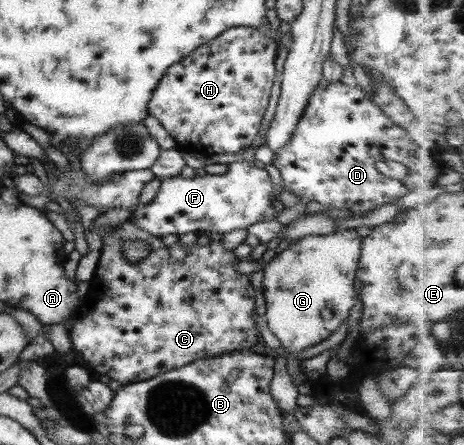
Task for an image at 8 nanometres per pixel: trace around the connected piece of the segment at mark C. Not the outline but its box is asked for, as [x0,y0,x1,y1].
[67,222,260,385]

